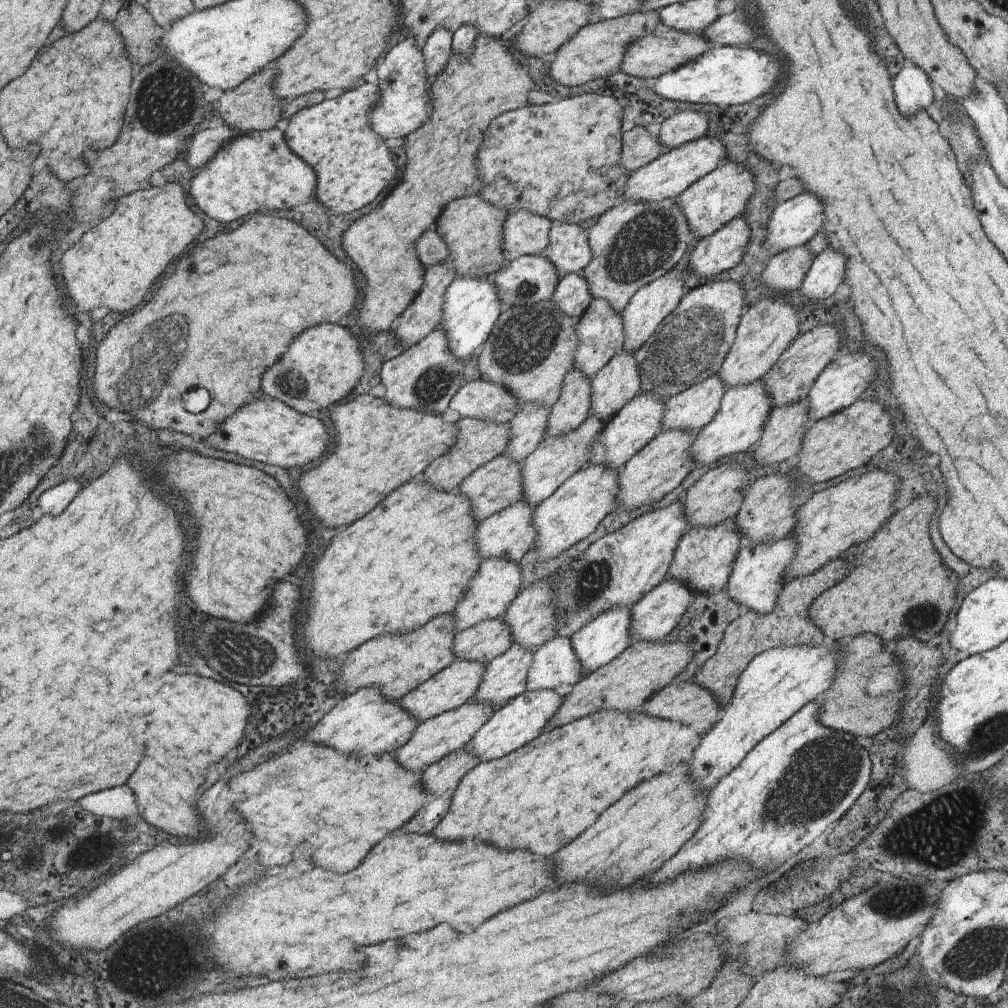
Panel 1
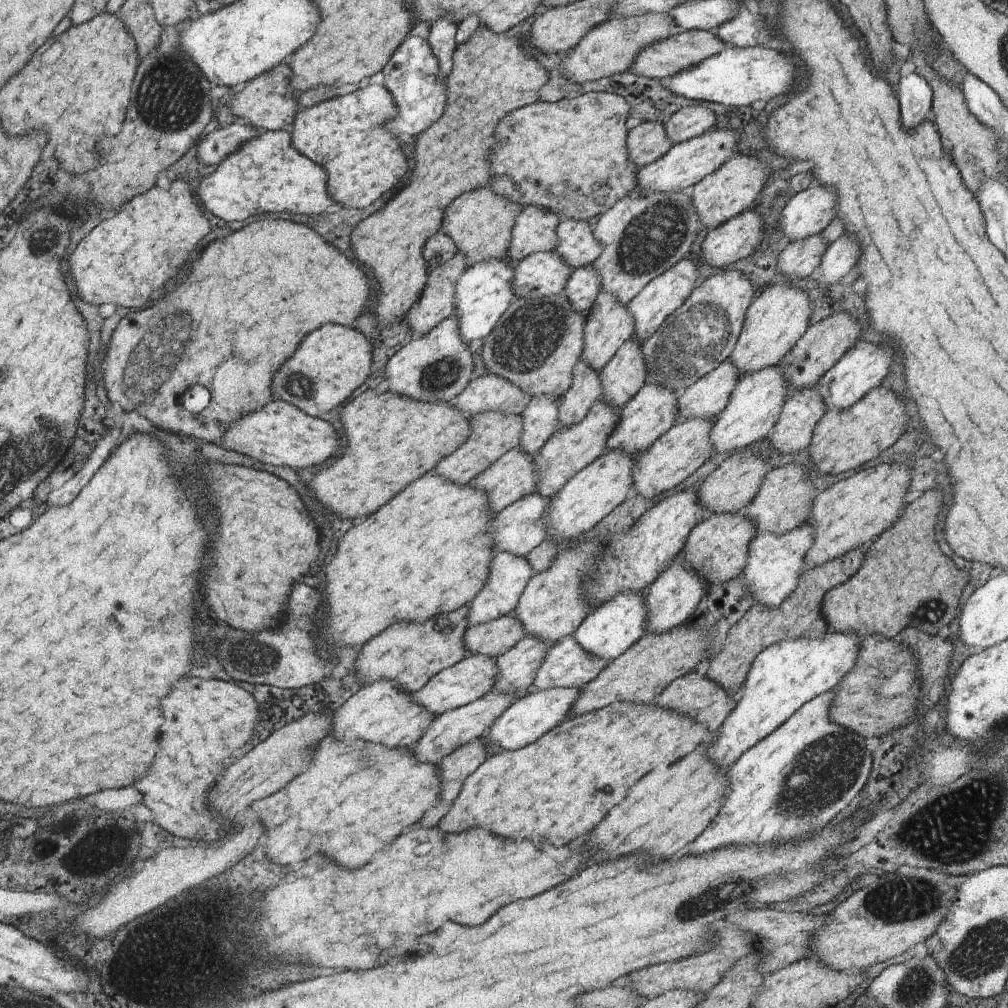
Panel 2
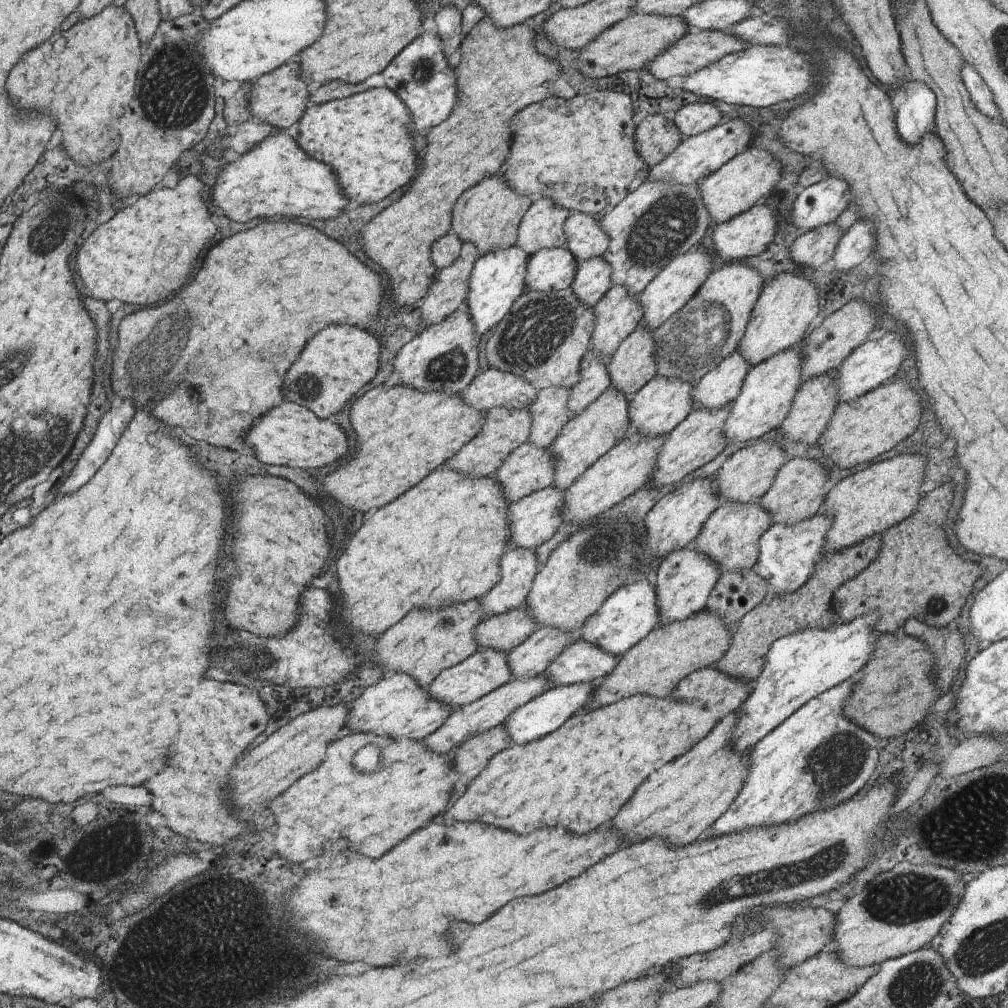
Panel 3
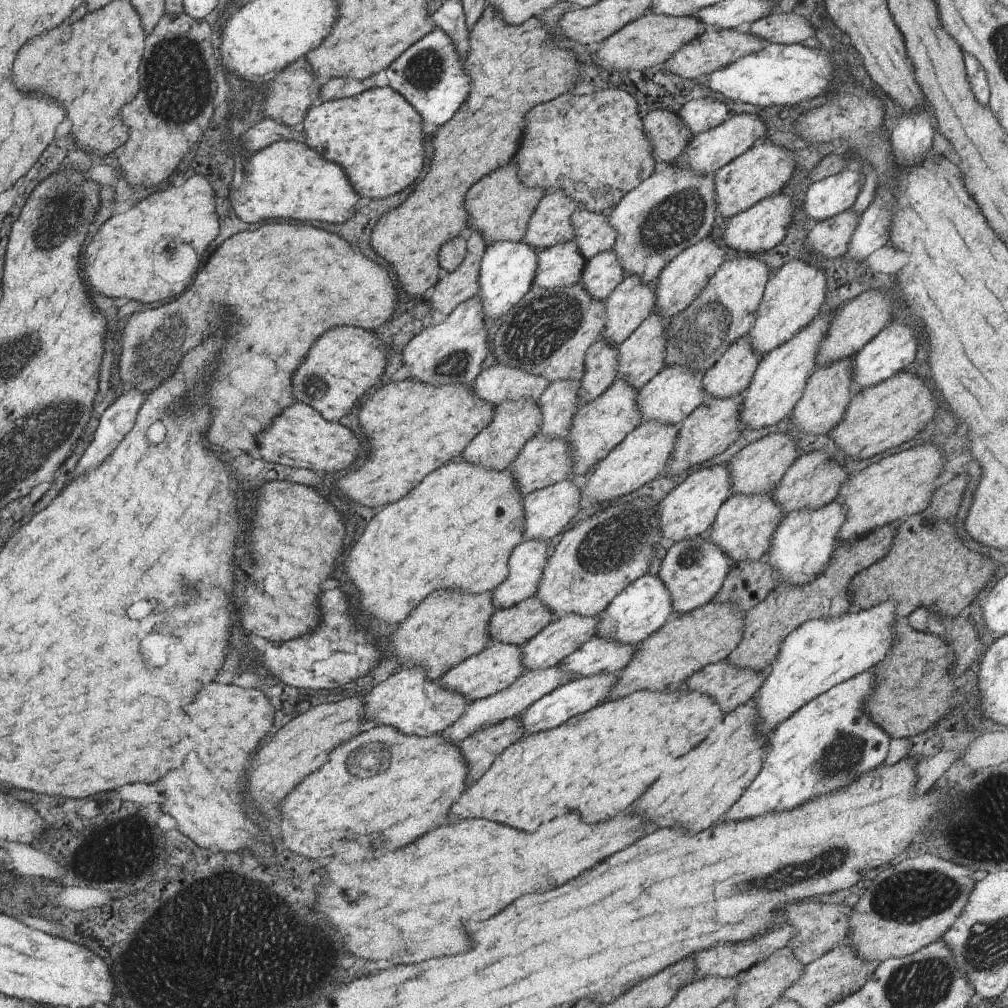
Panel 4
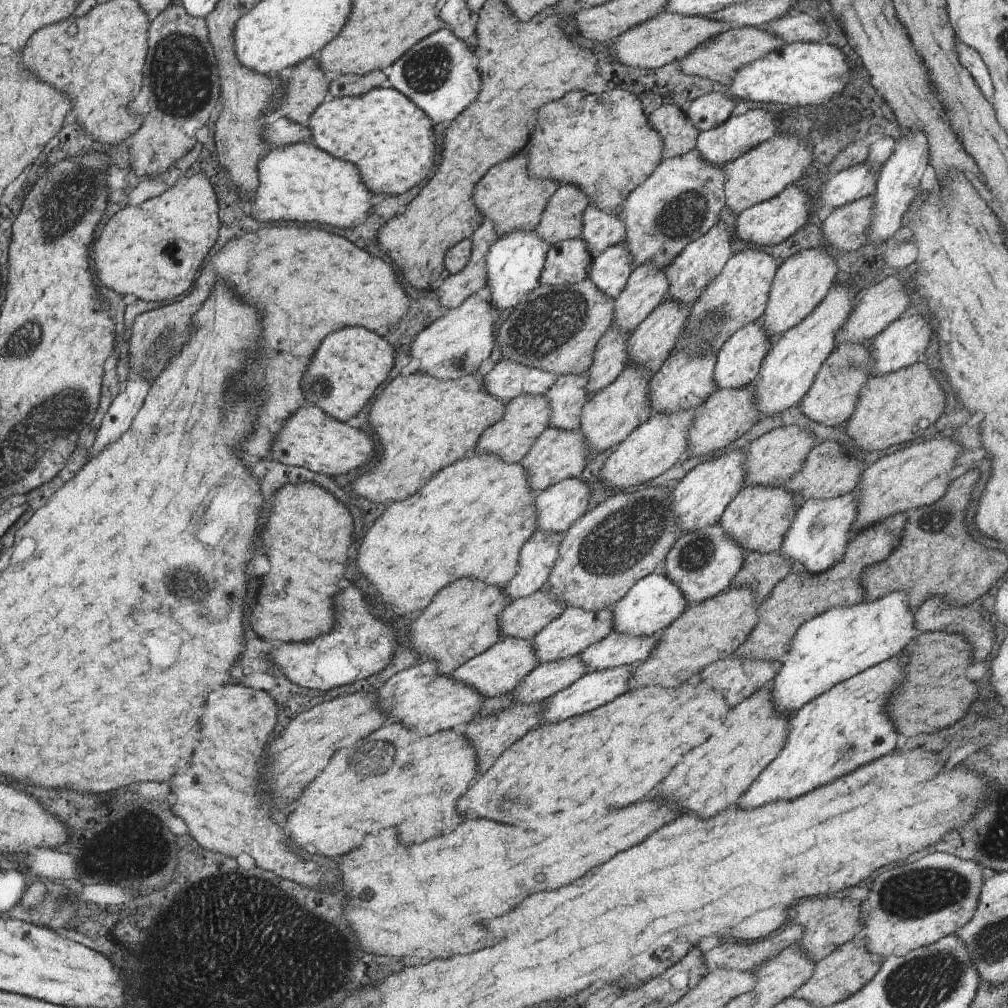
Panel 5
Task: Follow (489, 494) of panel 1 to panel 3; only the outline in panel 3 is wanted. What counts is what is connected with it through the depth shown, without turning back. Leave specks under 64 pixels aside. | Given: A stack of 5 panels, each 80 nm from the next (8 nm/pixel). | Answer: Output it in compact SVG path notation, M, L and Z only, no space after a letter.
M528 440L507 456L492 478L503 486L505 499L513 504L554 484L555 458L547 448Z

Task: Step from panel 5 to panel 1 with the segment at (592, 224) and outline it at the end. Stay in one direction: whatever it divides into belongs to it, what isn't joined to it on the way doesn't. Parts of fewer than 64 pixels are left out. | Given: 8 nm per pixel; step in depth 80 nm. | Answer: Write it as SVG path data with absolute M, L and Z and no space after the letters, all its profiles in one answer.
M554 222L548 248L542 255L553 262L561 278L582 272L593 259L588 230L576 223Z

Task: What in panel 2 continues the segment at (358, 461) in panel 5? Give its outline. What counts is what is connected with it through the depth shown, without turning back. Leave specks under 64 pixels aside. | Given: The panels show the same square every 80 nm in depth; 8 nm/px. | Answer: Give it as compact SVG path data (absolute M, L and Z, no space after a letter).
M275 398L266 407L233 423L219 444L261 463L299 470L315 464L318 466L330 456L334 457L340 448L340 436L328 421L313 417L296 405Z

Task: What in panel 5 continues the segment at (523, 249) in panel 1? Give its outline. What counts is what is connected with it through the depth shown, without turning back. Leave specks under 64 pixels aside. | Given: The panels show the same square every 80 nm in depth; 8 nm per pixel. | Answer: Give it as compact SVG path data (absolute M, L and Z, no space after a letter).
M560 184L550 197L535 231L550 244L577 239L583 229L583 214L590 204L575 184Z

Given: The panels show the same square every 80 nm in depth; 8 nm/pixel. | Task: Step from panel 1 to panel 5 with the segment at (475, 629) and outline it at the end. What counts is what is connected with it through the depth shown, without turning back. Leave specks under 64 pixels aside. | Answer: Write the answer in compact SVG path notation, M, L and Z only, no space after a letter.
M546 587L527 597L514 599L500 615L503 638L511 636L532 642L533 638L566 609Z

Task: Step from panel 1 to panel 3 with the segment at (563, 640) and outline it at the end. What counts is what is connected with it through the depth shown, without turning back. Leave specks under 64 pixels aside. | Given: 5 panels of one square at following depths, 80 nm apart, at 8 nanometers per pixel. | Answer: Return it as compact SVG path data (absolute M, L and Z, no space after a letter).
M578 640L567 646L545 670L554 687L602 679L615 670L622 656Z

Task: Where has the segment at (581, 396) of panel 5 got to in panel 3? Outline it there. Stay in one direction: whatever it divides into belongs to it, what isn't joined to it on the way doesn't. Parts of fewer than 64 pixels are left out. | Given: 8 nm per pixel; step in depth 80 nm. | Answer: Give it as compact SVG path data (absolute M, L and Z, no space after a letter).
M555 387L542 389L530 405L533 421L529 440L548 448L561 433L573 413L568 406L570 388Z

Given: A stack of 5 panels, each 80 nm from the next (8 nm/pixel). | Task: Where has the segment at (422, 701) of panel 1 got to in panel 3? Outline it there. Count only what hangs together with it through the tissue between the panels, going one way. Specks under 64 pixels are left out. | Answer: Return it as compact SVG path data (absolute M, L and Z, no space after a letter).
M488 648L478 650L462 663L444 669L430 684L428 692L440 702L447 704L450 708L464 707L498 687L510 683L513 678L511 666L508 664L509 651Z

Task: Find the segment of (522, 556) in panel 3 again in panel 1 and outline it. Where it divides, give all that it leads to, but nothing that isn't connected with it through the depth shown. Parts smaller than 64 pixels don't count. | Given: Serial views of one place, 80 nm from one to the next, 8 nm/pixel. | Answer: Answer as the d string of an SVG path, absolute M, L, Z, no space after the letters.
M496 557L484 559L475 579L471 580L467 595L464 595L452 612L457 632L483 621L502 618L519 594L520 584L522 584L522 567L516 561Z

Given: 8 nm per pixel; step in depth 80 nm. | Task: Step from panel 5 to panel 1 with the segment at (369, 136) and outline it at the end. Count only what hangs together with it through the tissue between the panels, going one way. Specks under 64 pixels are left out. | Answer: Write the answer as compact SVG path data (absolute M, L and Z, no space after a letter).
M361 82L356 88L349 89L345 94L324 99L320 104L303 108L293 114L286 129L287 145L318 173L317 200L328 207L336 215L345 212L362 210L384 192L392 176L396 176L396 162L392 160L392 152L371 125L371 114L375 111L381 97L379 84Z

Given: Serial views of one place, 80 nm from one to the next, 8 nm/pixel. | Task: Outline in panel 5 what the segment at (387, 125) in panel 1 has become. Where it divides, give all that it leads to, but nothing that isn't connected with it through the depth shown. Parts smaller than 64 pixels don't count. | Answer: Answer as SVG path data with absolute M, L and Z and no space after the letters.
M450 28L440 29L416 43L406 55L401 56L387 70L392 87L399 89L431 120L450 122L479 98L482 91L482 73L475 48L470 48Z

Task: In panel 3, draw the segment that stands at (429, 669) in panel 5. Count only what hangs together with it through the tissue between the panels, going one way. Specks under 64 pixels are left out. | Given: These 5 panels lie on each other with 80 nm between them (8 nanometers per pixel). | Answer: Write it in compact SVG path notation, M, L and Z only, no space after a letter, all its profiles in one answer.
M394 672L385 674L379 682L364 689L362 695L357 698L348 709L351 710L351 715L347 718L346 733L374 733L380 736L389 736L391 739L414 739L425 740L428 735L439 730L447 718L454 712L454 708L450 708L447 704L436 700L428 689L422 688L419 681L409 674Z

